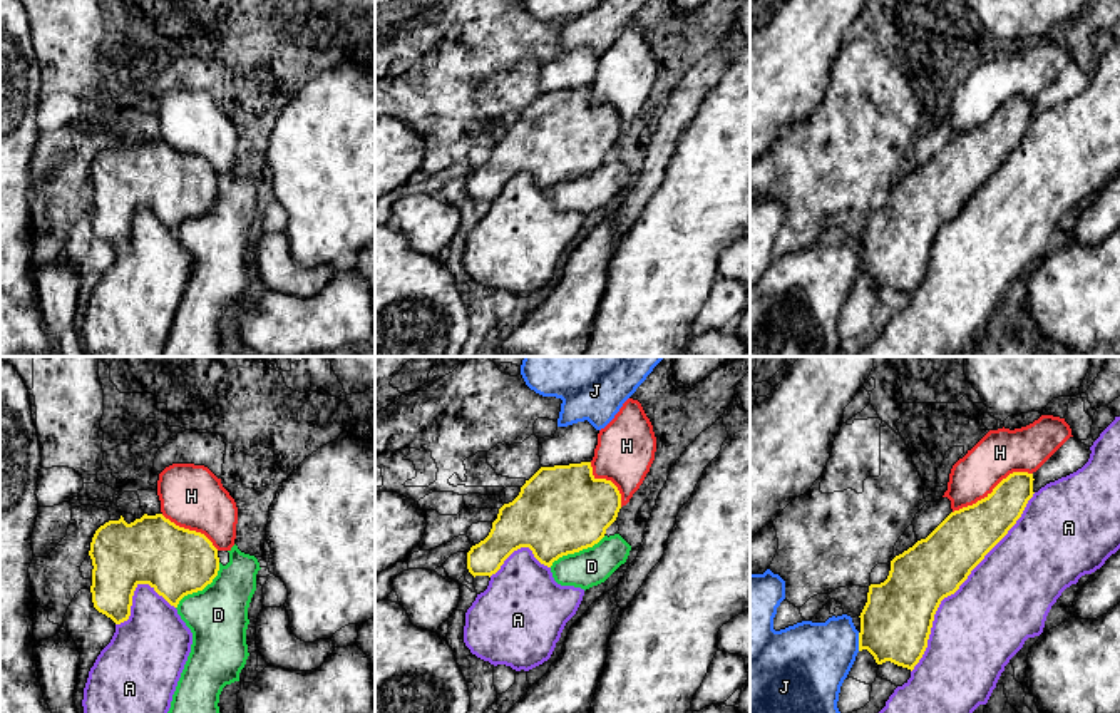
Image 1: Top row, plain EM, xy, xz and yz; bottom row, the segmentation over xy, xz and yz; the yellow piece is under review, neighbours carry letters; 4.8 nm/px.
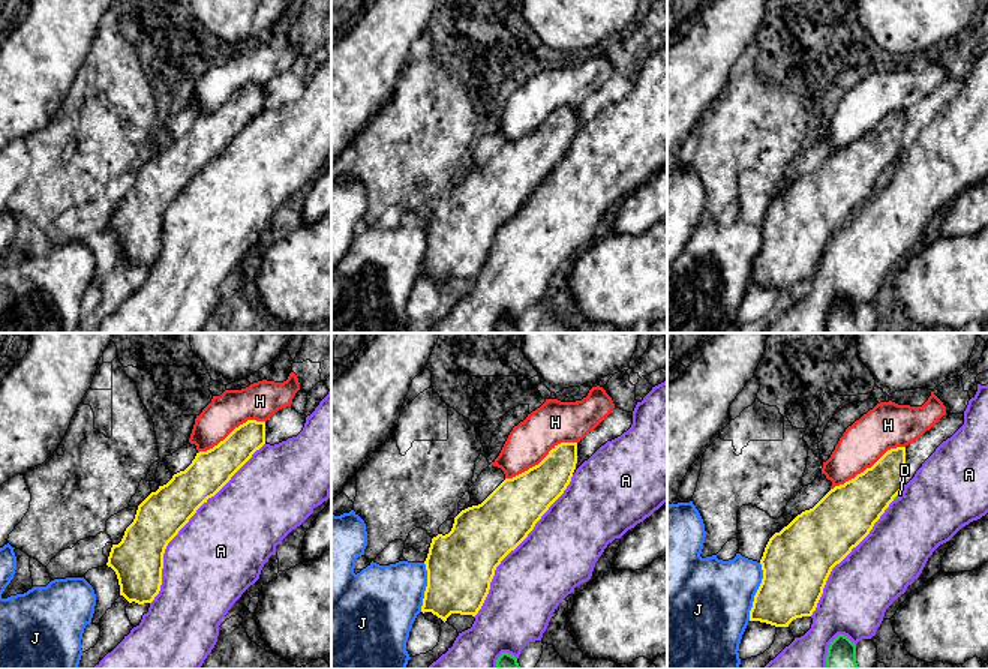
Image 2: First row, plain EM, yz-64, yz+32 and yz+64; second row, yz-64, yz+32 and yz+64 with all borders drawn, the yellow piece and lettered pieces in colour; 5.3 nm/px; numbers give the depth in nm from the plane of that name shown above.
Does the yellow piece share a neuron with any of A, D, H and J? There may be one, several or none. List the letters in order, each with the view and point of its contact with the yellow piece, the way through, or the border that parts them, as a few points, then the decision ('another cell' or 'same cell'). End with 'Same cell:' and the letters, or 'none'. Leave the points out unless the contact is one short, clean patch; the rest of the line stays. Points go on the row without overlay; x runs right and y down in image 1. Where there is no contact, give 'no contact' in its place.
A: meets yellow in yz at (961, 208); another cell
D: meets yellow in xy at (201, 215); another cell
H: meets yellow in yz at (993, 116); same cell
J: meets yellow in yz at (859, 266); another cell
Same cell: H

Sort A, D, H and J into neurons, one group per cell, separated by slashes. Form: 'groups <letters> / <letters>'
groups A D / H / J

